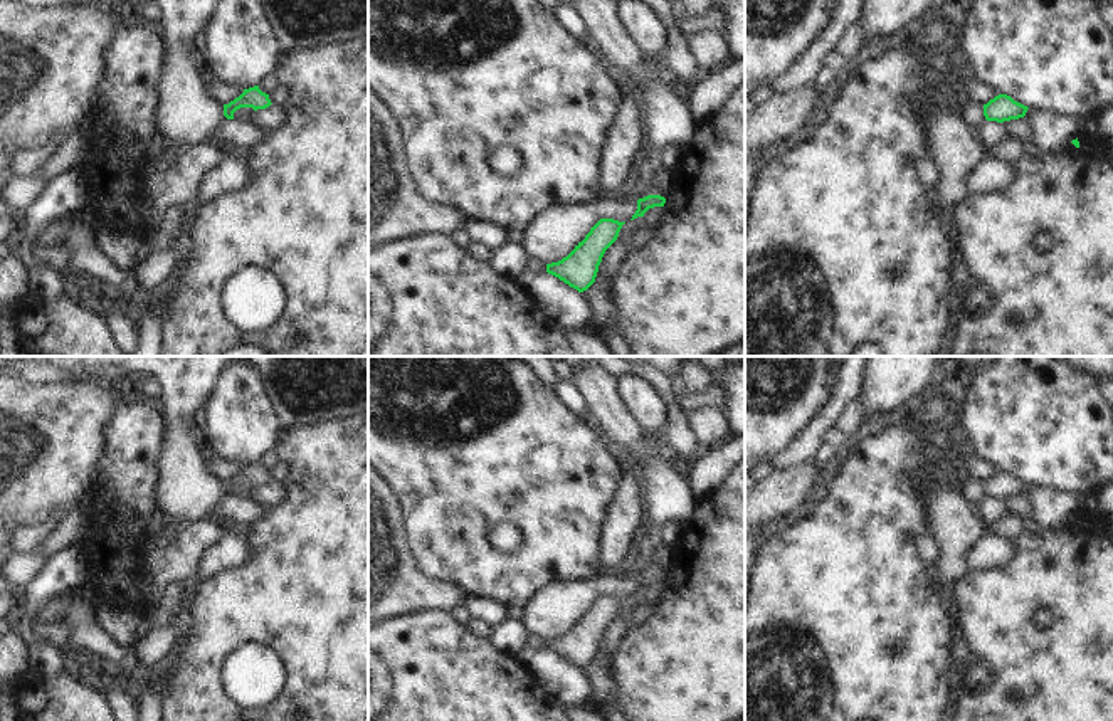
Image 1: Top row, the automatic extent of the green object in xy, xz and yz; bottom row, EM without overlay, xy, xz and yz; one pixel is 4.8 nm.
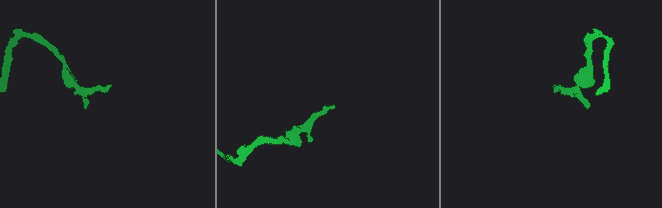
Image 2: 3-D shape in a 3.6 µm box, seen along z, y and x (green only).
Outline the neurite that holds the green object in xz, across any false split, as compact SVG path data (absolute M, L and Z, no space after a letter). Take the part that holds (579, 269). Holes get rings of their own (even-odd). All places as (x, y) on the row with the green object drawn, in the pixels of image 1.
M600 218L567 257L546 264L546 272L578 292L587 291L595 282L602 257L617 240L624 224L614 218Z

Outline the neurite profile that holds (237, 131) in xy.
M245 118L225 119L215 131L214 141L224 148L242 146L252 148L259 145L267 131L251 124Z

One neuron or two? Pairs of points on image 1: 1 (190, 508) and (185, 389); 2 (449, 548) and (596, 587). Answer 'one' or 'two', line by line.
1: one
2: two

